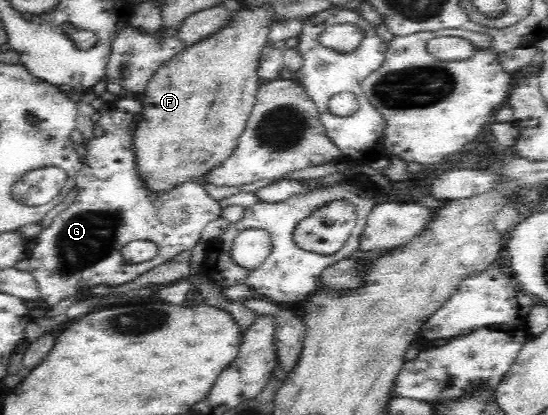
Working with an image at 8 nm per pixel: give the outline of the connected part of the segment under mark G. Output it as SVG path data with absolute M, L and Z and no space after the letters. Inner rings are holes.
M115 97L107 102L95 117L98 133L85 143L82 150L83 166L76 175L78 189L74 201L58 213L52 223L42 231L37 245L29 252L28 271L40 287L40 299L48 306L53 306L70 295L85 294L94 285L110 287L126 285L138 279L153 267L171 261L183 251L191 249L200 243L204 227L221 216L219 201L210 197L204 186L196 181L178 182L167 190L154 192L148 188L146 178L138 170L134 138L130 134L130 123L134 116L142 113L142 101L136 97ZM150 240L159 245L159 253L151 261L130 264L122 258L122 247L129 241Z

